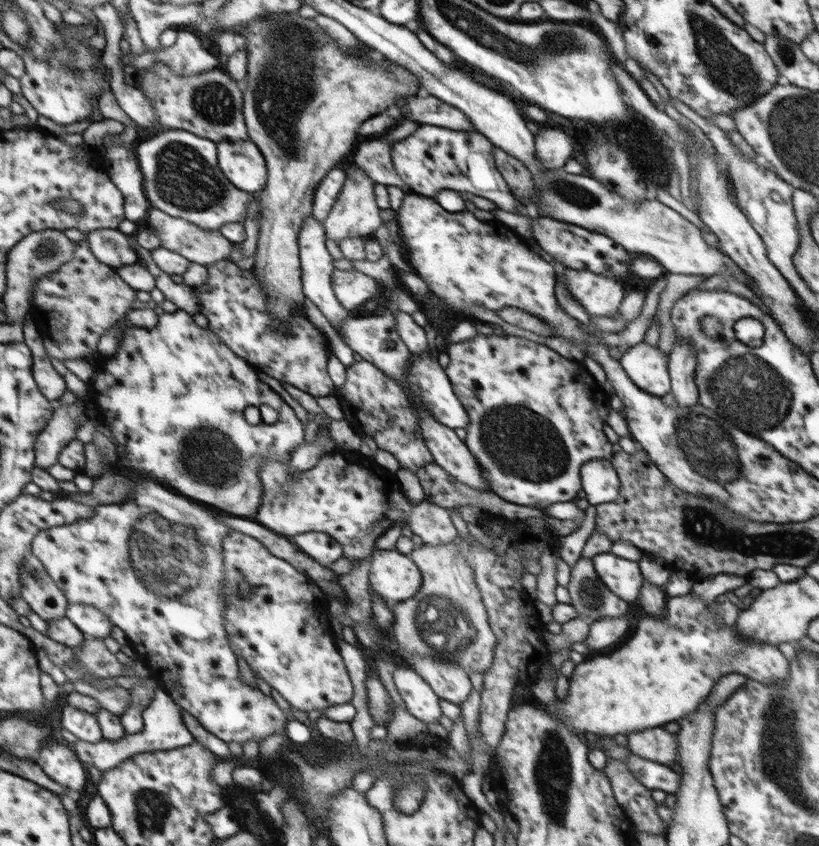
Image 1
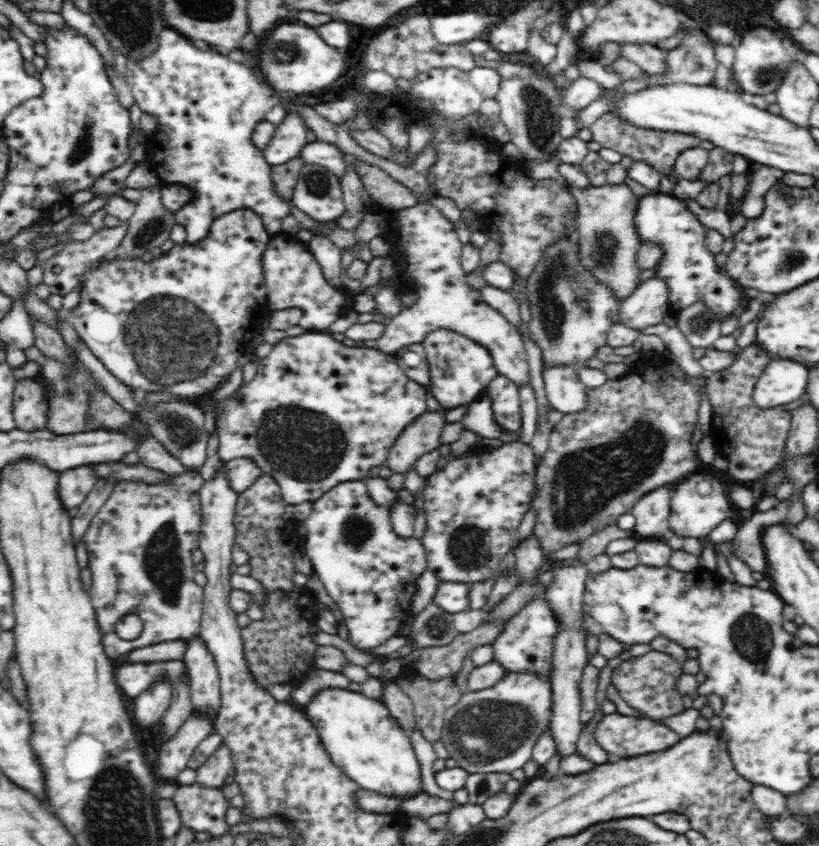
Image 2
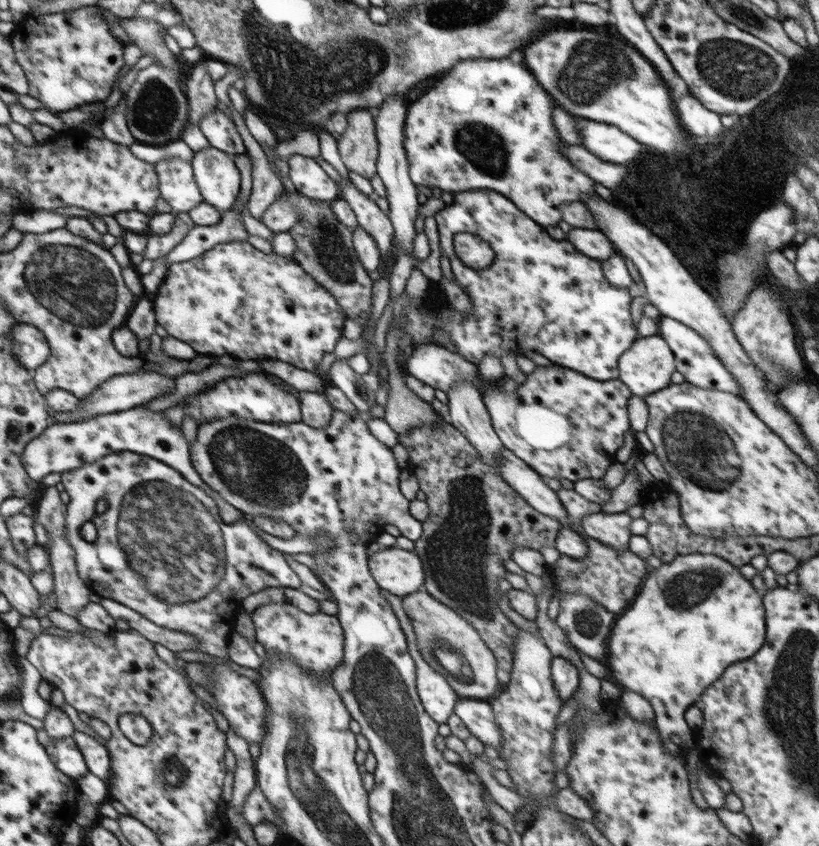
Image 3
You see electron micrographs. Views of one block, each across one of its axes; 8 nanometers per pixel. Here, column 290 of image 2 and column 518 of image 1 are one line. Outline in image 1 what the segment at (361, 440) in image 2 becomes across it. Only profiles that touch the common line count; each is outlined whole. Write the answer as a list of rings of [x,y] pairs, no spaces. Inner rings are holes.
[[[478,334],[464,342],[449,345],[445,350],[450,356],[450,364],[446,368],[448,378],[452,383],[454,394],[468,413],[469,423],[465,428],[467,432],[465,443],[468,450],[471,450],[475,456],[475,460],[479,462],[479,466],[488,473],[490,490],[508,502],[531,507],[549,507],[556,502],[570,502],[578,498],[577,494],[582,490],[581,466],[592,459],[610,459],[612,457],[611,443],[604,434],[604,424],[607,424],[607,418],[612,408],[609,403],[610,396],[602,389],[602,384],[592,378],[582,362],[564,358],[546,345],[524,337]]]

